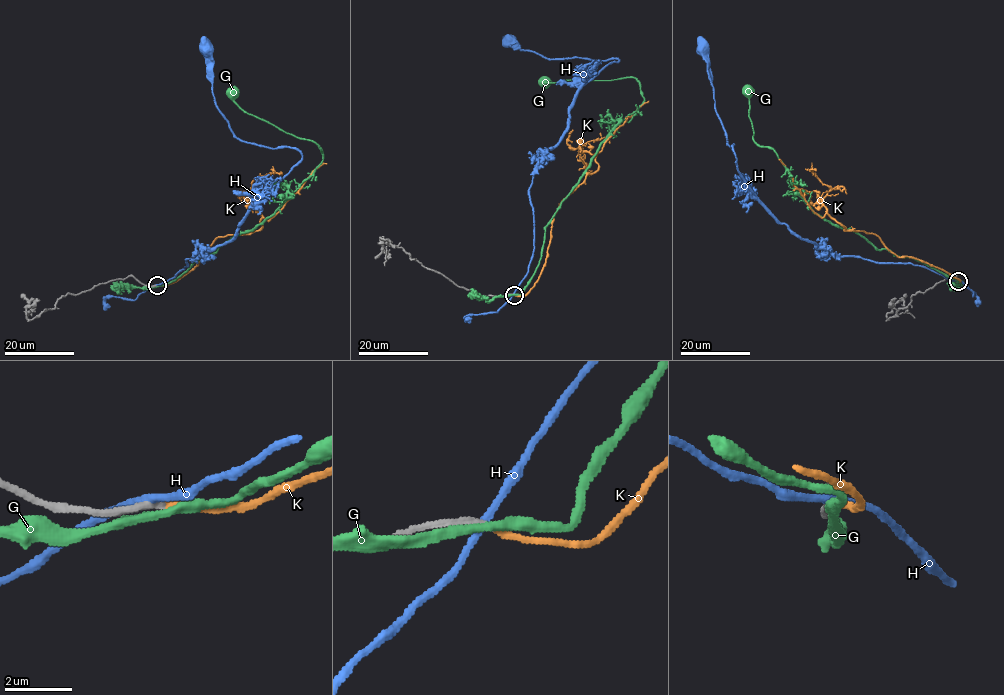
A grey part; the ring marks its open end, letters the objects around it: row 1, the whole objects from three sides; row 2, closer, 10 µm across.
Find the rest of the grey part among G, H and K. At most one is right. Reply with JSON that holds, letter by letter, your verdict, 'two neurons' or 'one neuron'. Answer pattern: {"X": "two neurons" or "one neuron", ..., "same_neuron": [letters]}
{"G": "two neurons", "H": "two neurons", "K": "one neuron", "same_neuron": ["K"]}

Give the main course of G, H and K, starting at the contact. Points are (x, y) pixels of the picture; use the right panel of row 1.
G: (957, 282), (909, 257), (877, 249), (851, 230), (816, 214), (794, 190), (772, 149), (753, 139), (748, 92)
H: (957, 281), (913, 264), (829, 255), (780, 224), (737, 169), (733, 144), (728, 145), (716, 113), (702, 49)
K: (958, 281), (929, 263), (897, 257), (877, 235), (846, 230), (827, 214), (819, 216), (779, 160)

